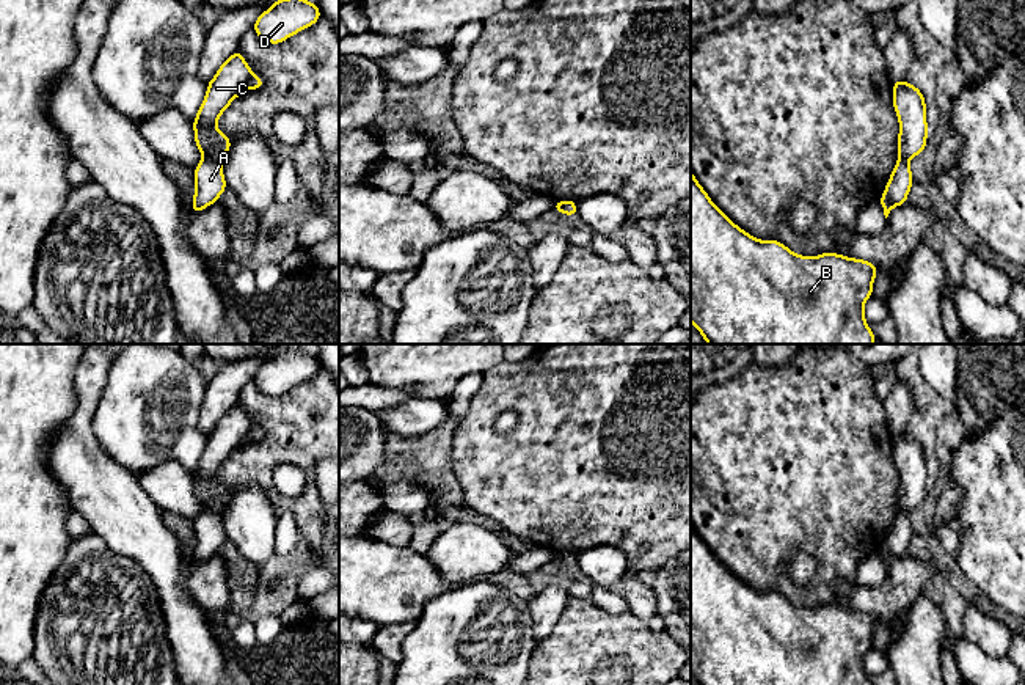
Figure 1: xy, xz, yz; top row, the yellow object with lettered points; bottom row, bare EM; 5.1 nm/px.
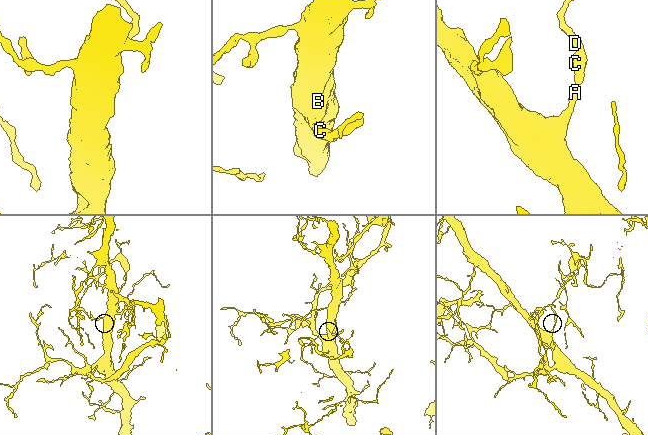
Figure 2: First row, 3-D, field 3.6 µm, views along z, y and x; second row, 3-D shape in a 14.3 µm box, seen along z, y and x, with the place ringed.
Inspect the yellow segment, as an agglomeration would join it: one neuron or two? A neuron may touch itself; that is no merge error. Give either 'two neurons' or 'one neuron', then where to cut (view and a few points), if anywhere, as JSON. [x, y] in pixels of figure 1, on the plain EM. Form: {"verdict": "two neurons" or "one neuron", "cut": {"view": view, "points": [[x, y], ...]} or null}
{"verdict": "two neurons", "cut": {"view": "xy", "points": [[204, 508], [220, 514]]}}

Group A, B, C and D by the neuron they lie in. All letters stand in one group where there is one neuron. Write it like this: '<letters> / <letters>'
A B / C D

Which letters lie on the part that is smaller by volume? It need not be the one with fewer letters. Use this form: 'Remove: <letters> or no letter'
Remove: C, D

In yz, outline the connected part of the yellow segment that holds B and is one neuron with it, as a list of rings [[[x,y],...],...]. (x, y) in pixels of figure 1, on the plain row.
[[[691,522],[691,674],[700,685],[873,685],[865,672],[863,658],[873,647],[877,619],[863,611],[837,605],[813,610],[793,605],[779,592],[760,592],[736,578],[708,548]]]

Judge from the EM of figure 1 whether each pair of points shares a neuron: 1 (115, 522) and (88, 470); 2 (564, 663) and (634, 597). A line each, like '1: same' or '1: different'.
1: same
2: different

